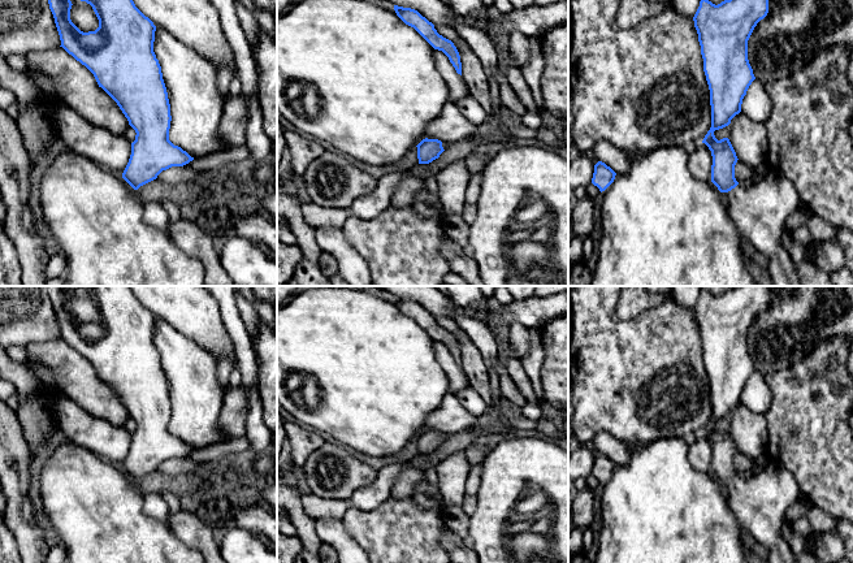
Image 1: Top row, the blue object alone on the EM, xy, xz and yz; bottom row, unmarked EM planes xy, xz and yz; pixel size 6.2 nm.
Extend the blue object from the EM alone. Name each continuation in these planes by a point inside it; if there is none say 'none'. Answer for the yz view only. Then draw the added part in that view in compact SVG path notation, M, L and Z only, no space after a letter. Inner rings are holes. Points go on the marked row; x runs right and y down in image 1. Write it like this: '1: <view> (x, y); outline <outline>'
1: yz (758, 211); outline M771 170L761 182L737 185L726 195L728 215L739 235L767 256L774 286L802 286L781 244L788 217L804 205L794 185Z

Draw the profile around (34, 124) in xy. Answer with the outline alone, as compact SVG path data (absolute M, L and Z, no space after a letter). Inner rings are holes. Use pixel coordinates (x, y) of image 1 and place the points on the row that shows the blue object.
M26 72L43 92L43 101L31 108L14 108L13 116L30 163L34 164L52 142L59 142L48 113L55 103L64 103L53 82L43 73Z

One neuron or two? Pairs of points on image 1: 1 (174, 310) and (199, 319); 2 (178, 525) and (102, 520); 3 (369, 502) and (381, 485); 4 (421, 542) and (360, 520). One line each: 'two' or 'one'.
1: one
2: two
3: one
4: one

